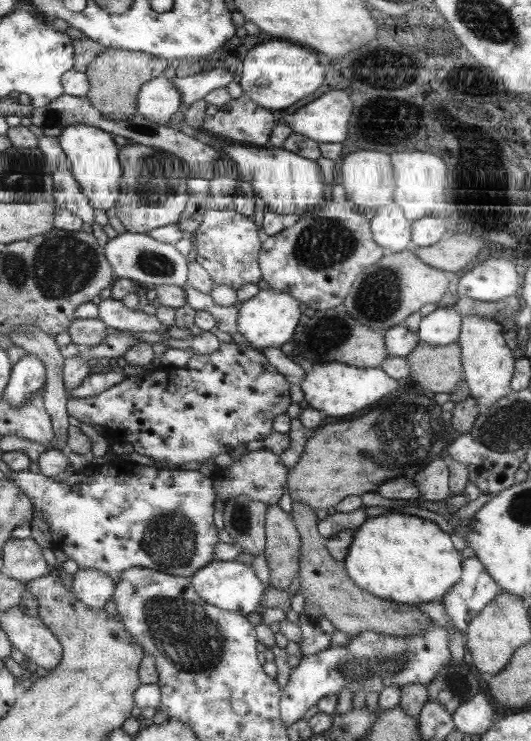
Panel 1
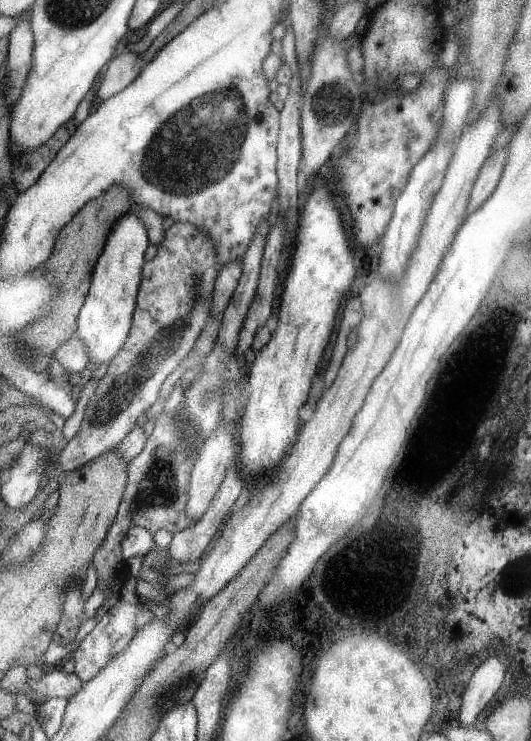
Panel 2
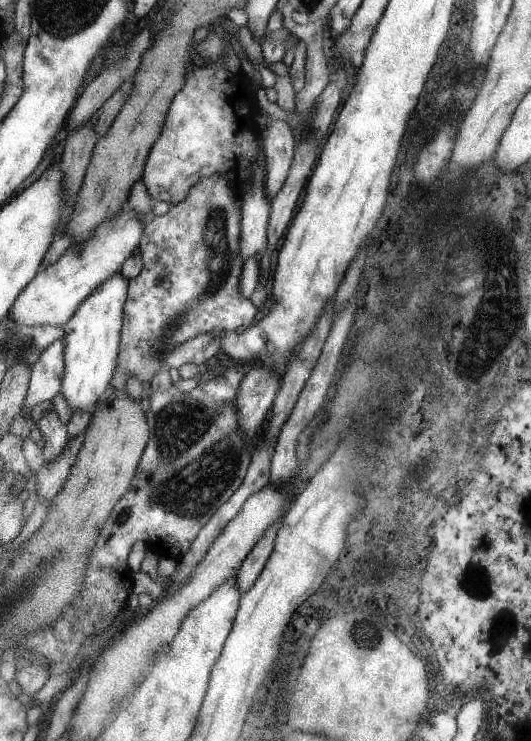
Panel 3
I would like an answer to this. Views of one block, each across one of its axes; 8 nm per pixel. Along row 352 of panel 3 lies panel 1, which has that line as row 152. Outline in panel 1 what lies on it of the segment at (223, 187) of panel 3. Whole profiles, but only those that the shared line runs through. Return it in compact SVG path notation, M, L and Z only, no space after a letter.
M139 144L121 145L118 152L122 175L118 184L118 198L111 210L125 231L145 234L147 230L176 223L189 195L185 192L185 182L191 174L187 172L185 164L171 153Z

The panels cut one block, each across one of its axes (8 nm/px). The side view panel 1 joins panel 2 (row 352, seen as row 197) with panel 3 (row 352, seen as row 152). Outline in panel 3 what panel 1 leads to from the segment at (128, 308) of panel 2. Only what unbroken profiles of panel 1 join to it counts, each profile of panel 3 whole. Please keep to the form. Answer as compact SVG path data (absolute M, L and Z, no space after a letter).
M120 271L119 274L111 276L109 282L83 300L82 305L75 312L74 318L61 327L63 330L64 374L61 376L59 394L64 398L71 412L75 412L77 409L91 412L92 406L97 403L117 370L118 348L121 345L122 309L123 304L126 303L128 283L129 281L123 278Z

